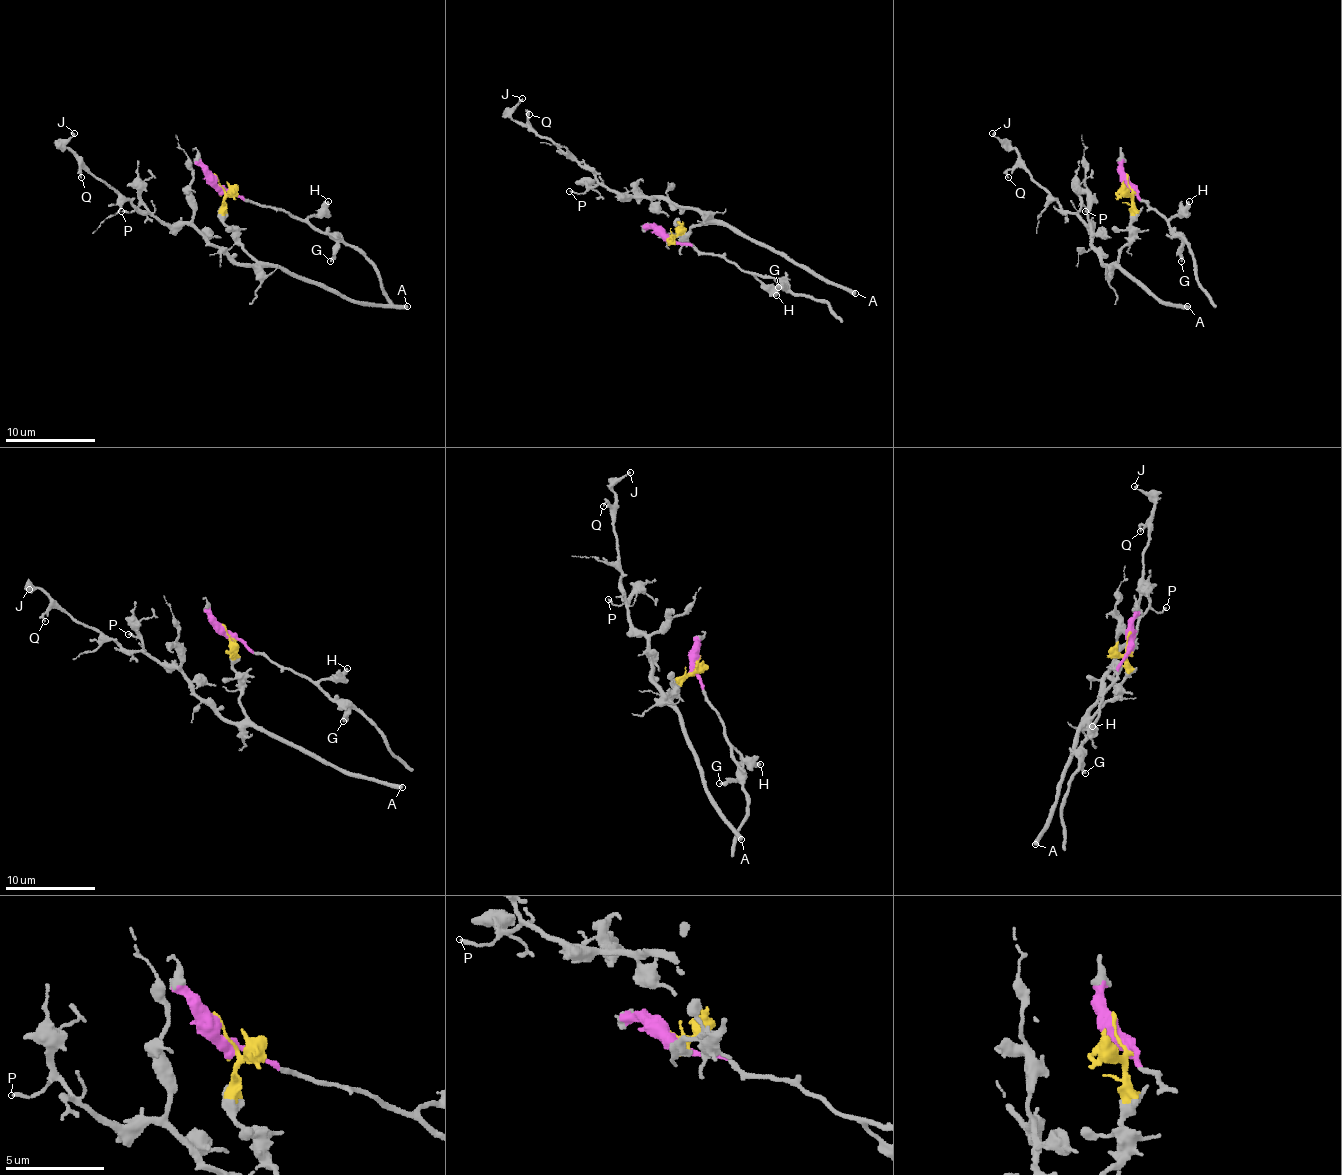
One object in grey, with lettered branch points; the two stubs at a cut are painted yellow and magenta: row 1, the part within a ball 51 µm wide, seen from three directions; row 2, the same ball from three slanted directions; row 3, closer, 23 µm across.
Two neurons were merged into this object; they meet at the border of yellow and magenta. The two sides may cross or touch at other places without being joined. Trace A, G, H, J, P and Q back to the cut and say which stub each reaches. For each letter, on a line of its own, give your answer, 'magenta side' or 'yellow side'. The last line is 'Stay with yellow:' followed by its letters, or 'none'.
A: yellow side
G: magenta side
H: magenta side
J: yellow side
P: yellow side
Q: yellow side
Stay with yellow: A, J, P, Q

